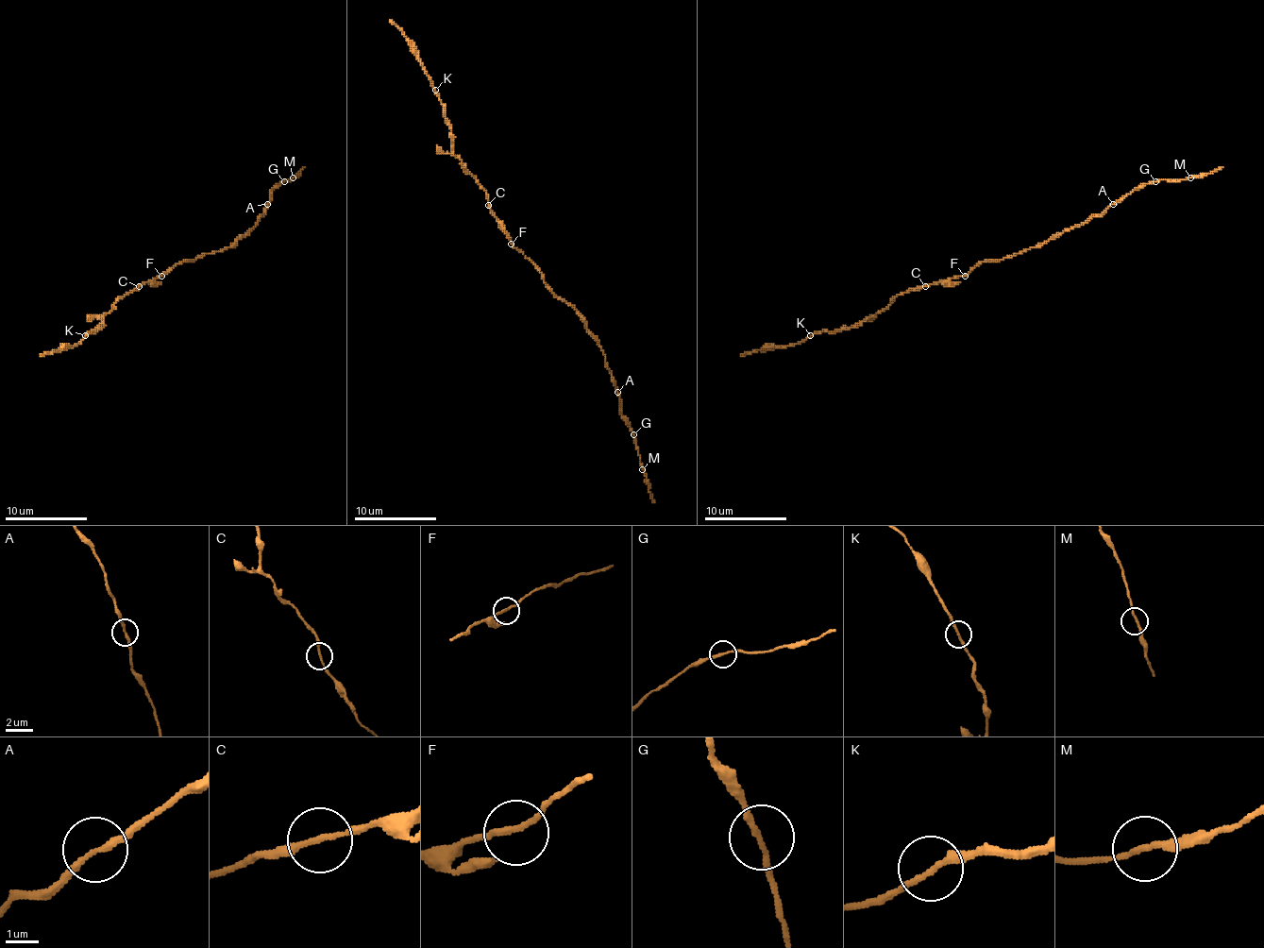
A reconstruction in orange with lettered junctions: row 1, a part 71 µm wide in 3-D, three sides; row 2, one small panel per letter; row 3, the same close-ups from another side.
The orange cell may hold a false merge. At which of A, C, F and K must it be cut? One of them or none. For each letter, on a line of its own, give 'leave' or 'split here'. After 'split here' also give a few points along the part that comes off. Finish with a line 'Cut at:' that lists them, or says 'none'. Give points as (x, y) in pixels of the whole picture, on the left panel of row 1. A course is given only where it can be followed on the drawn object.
A: leave
C: leave
F: leave
K: leave
Cut at: none

